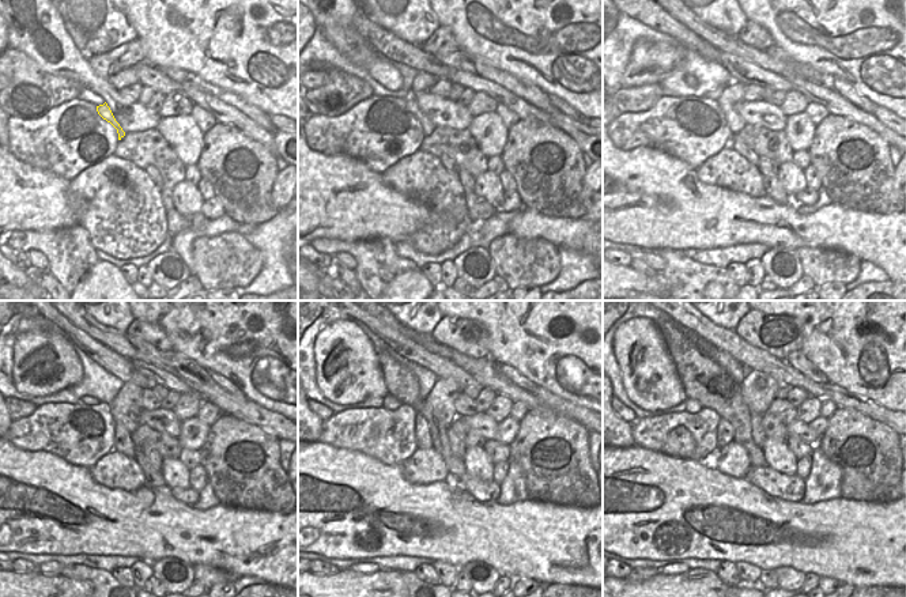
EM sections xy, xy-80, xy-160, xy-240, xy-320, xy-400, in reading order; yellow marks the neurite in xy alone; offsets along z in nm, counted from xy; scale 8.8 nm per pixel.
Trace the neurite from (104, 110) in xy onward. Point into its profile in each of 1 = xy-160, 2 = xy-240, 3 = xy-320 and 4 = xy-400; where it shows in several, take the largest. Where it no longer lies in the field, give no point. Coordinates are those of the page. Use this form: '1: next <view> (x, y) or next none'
1: next xy-160 (733, 93)
2: next xy-240 (127, 407)
3: next xy-320 (441, 399)
4: next xy-400 (758, 400)

